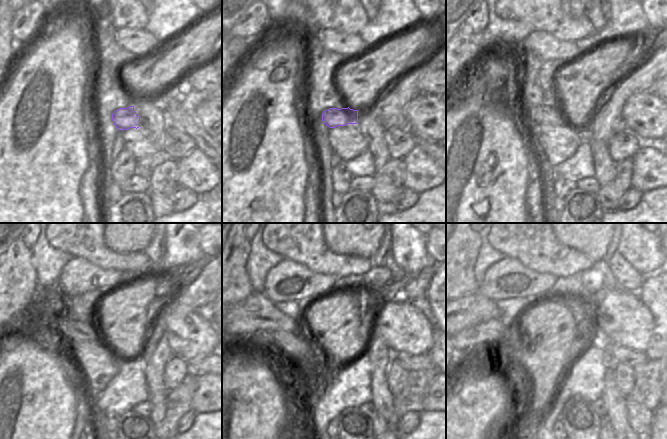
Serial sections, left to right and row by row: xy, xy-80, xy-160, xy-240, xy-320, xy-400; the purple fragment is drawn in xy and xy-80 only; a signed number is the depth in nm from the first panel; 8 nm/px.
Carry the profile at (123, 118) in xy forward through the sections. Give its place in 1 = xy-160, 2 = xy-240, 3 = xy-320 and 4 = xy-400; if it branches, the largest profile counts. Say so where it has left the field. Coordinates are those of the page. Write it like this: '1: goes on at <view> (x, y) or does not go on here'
1: goes on at xy-160 (546, 115)
2: goes on at xy-240 (71, 330)
3: goes on at xy-320 (256, 312)
4: goes on at xy-400 (467, 311)

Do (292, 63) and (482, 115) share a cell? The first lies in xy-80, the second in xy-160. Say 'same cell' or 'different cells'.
same cell

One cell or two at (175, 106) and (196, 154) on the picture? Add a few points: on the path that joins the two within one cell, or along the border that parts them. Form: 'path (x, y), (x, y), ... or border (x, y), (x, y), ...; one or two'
border (196, 147), (211, 160); two

